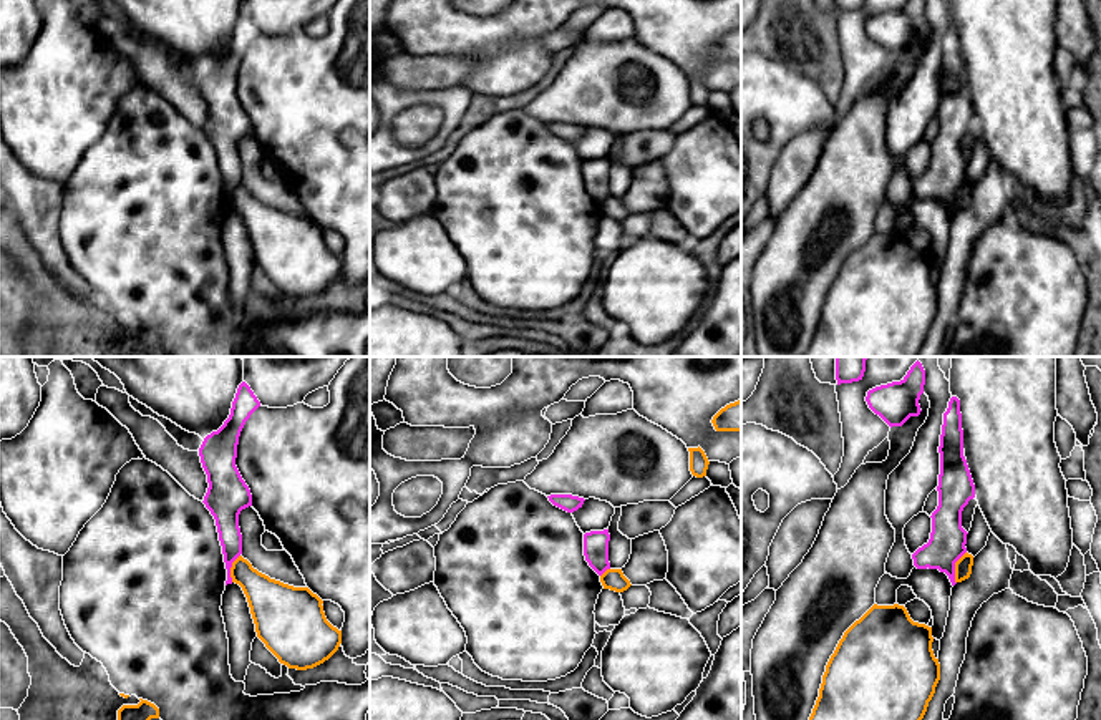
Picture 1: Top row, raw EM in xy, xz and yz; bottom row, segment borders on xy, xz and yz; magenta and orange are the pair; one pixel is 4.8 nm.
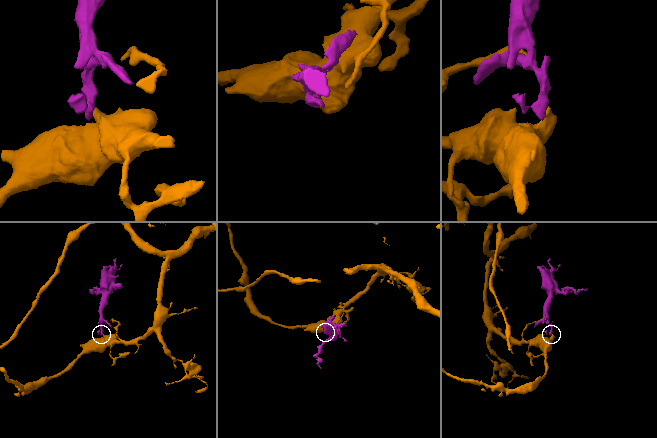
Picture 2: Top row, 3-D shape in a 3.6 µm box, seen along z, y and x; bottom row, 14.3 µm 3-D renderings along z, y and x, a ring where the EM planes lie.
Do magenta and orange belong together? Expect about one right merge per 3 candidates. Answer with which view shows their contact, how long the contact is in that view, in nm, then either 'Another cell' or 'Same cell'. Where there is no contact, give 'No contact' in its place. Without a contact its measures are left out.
Touches magenta in yz. Shared border 170 nm. Another cell

